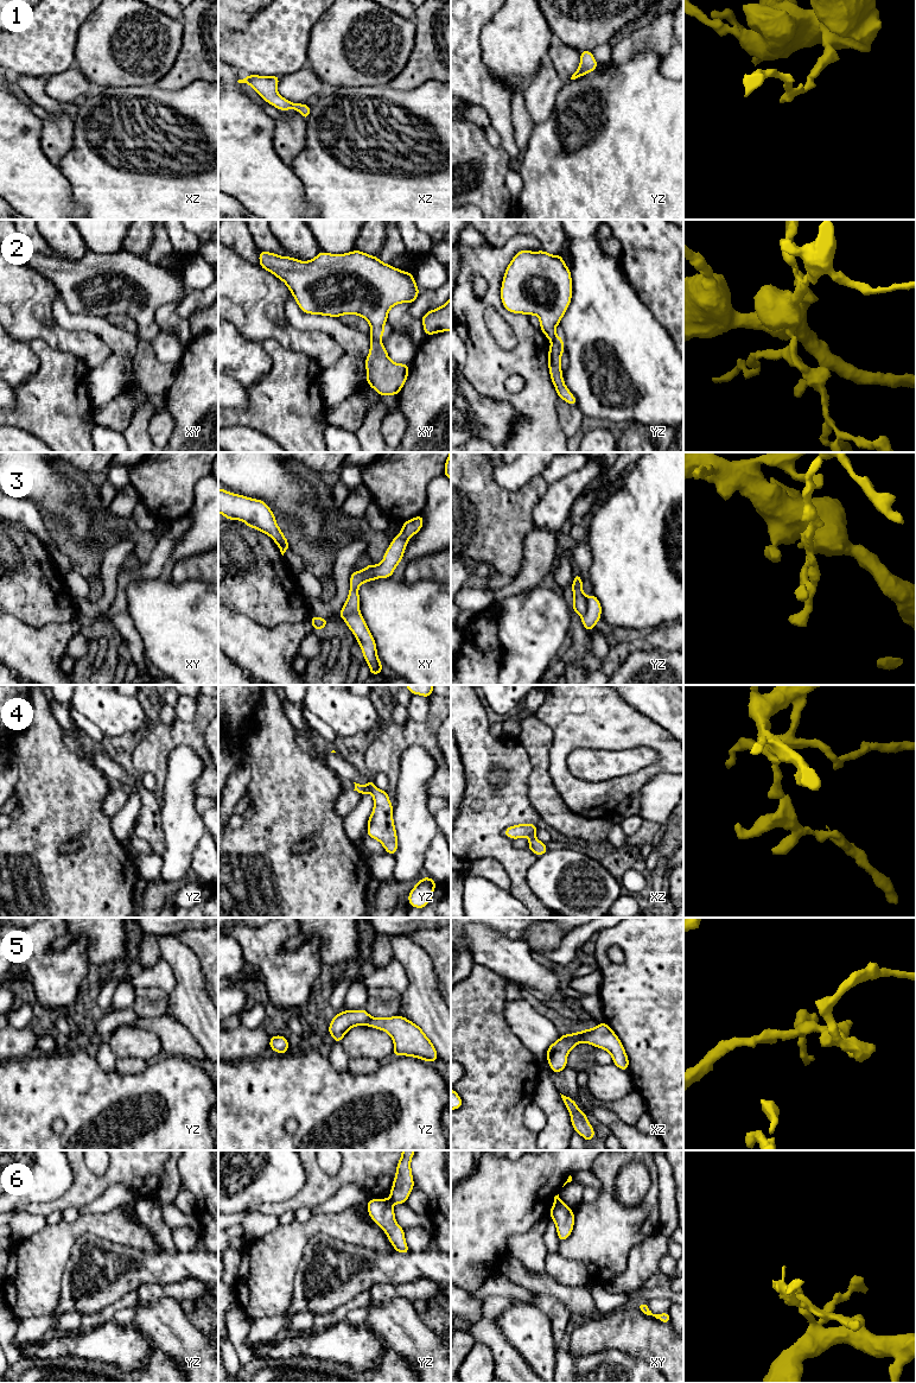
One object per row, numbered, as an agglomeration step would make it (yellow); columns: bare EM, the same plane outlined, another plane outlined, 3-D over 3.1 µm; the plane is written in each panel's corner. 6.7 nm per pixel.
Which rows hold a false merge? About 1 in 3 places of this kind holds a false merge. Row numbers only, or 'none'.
2, 3, 6

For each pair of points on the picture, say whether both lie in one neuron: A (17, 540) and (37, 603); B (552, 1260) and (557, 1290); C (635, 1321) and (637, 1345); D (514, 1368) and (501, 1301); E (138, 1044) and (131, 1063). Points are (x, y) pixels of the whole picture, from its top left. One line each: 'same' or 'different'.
A: same
B: different
C: same
D: same
E: different

